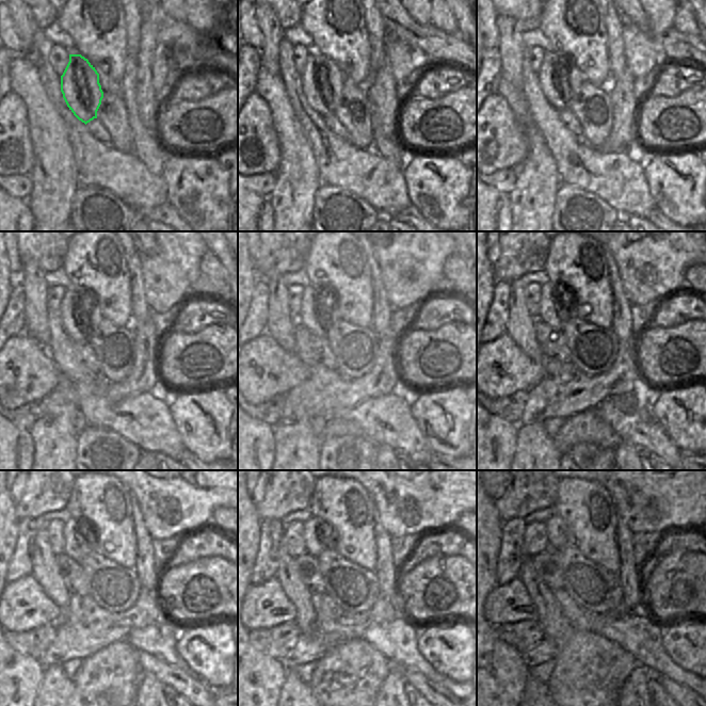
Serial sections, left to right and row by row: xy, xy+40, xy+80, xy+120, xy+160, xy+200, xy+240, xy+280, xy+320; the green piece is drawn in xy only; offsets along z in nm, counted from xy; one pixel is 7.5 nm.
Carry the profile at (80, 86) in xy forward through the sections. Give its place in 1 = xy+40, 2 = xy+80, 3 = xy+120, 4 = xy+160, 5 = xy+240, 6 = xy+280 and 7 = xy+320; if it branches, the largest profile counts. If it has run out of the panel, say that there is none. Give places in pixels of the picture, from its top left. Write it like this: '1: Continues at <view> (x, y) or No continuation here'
1: Continues at xy+40 (322, 81)
2: Continues at xy+80 (560, 80)
3: Continues at xy+120 (87, 310)
4: Continues at xy+160 (305, 317)
5: Continues at xy+240 (69, 529)
6: Continues at xy+280 (315, 527)
7: Continues at xy+320 (559, 535)

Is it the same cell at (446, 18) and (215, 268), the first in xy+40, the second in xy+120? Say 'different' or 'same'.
same

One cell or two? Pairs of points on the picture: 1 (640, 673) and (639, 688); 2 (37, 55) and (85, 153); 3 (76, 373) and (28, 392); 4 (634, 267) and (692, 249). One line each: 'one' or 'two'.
1: one
2: one
3: two
4: one

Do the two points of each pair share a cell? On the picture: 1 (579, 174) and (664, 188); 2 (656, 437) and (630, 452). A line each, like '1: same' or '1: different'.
1: different
2: different

